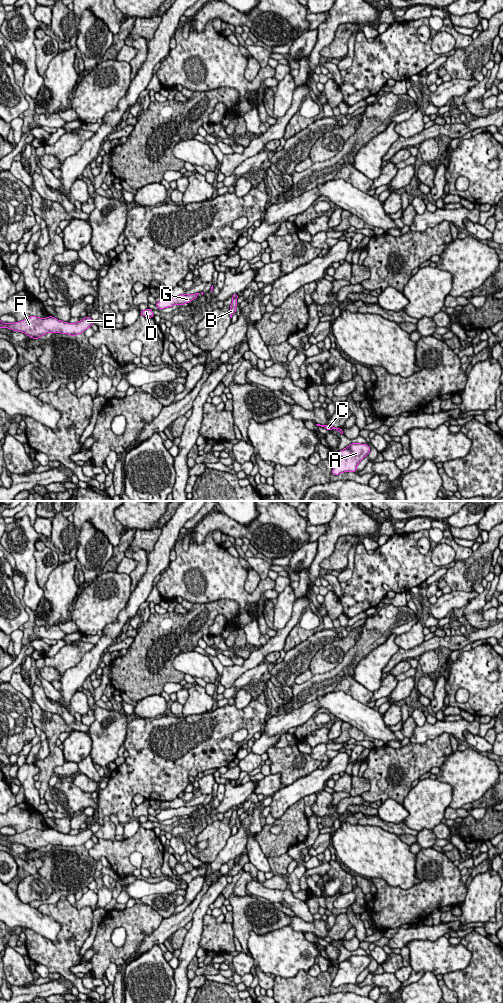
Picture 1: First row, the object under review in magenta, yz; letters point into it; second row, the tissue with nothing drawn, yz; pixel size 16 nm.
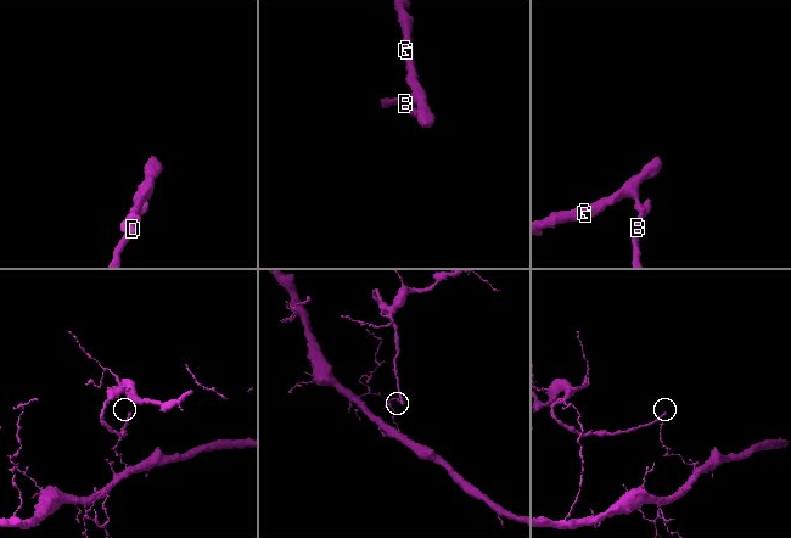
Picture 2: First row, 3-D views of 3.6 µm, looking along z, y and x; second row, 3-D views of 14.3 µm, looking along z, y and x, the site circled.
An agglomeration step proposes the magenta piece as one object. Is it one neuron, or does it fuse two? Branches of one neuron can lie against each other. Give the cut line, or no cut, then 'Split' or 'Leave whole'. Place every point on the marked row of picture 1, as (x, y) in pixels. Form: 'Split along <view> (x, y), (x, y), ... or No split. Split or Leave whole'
Split along yz (233, 297), (236, 298). Split

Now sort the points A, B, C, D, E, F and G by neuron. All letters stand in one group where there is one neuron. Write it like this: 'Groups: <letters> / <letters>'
Groups: A B C / D E F G

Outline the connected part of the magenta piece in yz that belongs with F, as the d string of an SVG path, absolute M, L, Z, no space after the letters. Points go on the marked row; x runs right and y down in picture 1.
M30 316L23 321L14 323L3 323L0 320L1 328L9 328L13 331L22 332L36 340L42 335L47 335L48 332L67 334L74 337L83 333L89 327L92 327L92 324L93 320L89 316L83 318L77 323L64 322L52 316L47 318Z

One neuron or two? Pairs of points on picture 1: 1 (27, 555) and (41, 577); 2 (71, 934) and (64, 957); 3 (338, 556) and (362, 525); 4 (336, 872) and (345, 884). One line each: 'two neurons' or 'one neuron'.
1: two neurons
2: one neuron
3: two neurons
4: one neuron

